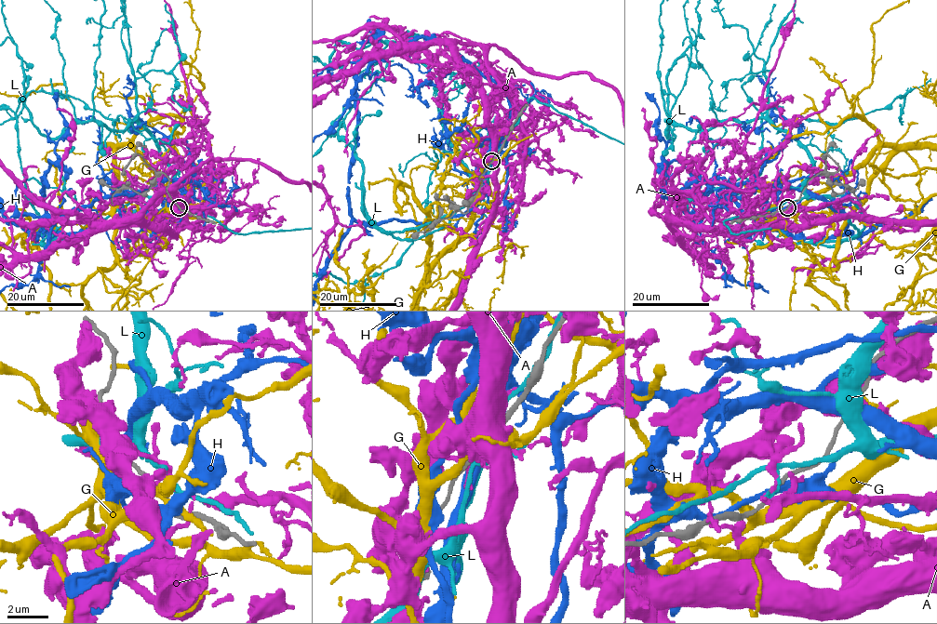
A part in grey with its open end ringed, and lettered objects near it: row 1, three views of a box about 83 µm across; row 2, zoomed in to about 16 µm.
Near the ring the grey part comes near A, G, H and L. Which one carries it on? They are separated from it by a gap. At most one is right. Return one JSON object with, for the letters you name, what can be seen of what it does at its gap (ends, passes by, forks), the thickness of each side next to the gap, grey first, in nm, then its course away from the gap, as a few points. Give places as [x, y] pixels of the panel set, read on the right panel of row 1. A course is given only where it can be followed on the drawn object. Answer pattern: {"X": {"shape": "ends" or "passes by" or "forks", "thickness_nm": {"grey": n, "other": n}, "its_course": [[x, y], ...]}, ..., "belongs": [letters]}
{"belongs": []}

